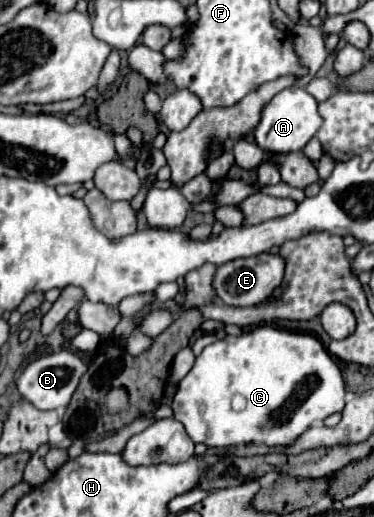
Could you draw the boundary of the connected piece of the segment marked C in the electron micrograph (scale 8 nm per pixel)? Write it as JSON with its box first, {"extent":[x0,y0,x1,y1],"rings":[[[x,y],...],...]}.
{"extent":[173,326,345,446],"rings":[[[257,326],[251,332],[245,332],[243,336],[227,336],[223,340],[217,340],[215,344],[209,344],[195,360],[195,366],[191,368],[191,372],[179,382],[179,390],[175,394],[173,400],[173,412],[175,418],[185,426],[189,438],[197,444],[203,442],[207,446],[237,446],[237,444],[267,444],[267,446],[289,446],[293,444],[309,426],[313,420],[325,420],[327,416],[341,412],[345,408],[345,384],[343,384],[343,376],[339,366],[331,360],[329,352],[323,348],[323,344],[311,336],[311,334],[297,334],[297,332],[287,332],[287,330],[279,330],[273,326]]]}

